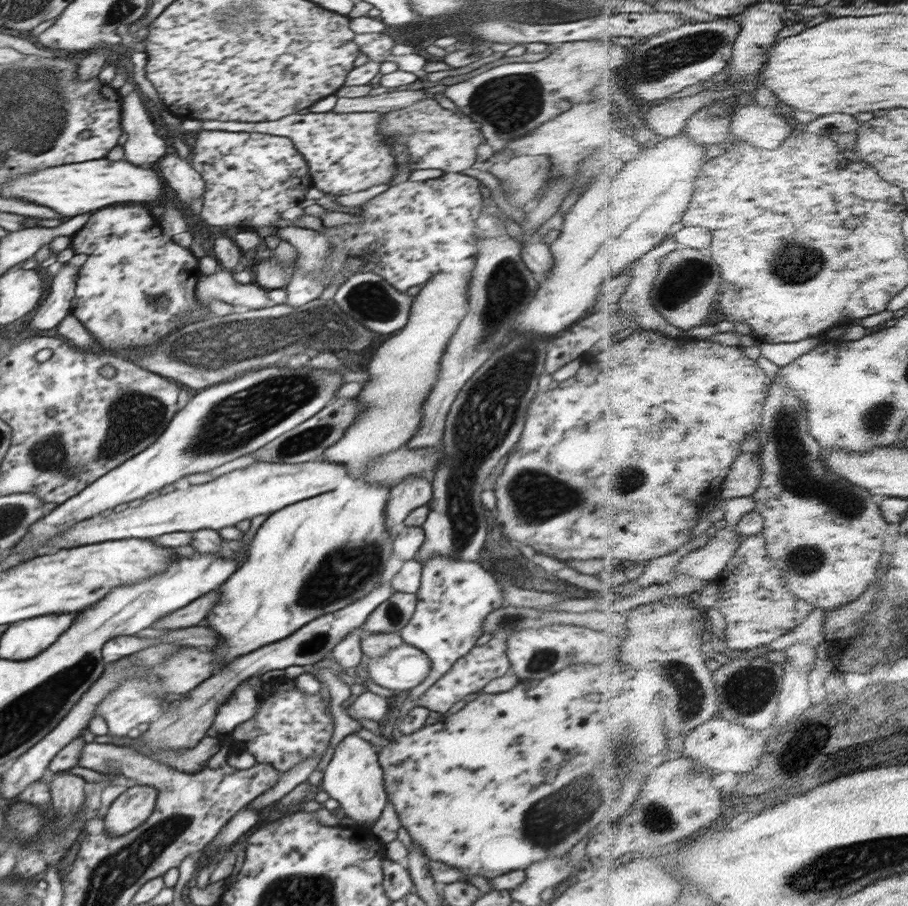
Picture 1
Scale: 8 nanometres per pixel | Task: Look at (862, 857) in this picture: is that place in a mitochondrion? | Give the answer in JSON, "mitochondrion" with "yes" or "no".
{"mitochondrion":"yes"}

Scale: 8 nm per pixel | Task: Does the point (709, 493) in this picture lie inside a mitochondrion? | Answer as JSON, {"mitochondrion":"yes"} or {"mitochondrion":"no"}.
{"mitochondrion":"no"}

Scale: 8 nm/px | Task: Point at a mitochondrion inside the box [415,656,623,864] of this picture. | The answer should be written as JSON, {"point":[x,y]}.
{"point":[554,817]}

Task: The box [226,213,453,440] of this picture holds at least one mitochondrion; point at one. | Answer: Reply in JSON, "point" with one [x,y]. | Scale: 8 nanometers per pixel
{"point":[369,300]}

